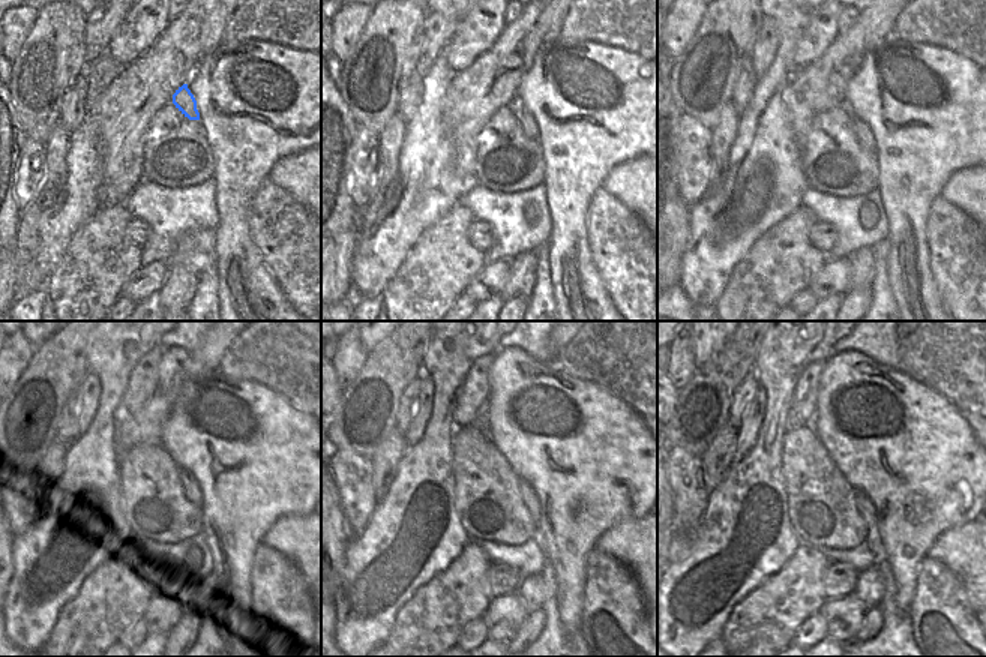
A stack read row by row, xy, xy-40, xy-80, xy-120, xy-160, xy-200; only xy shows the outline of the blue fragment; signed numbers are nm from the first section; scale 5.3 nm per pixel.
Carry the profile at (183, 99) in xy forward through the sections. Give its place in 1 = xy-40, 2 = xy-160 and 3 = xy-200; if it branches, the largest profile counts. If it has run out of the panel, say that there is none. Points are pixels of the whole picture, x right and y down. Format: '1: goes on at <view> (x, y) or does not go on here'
1: goes on at xy-40 (524, 117)
2: goes on at xy-160 (529, 495)
3: goes on at xy-200 (865, 504)

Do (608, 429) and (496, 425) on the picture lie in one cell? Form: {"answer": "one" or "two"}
{"answer": "one"}

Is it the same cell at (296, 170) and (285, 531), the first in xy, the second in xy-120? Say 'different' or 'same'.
same

